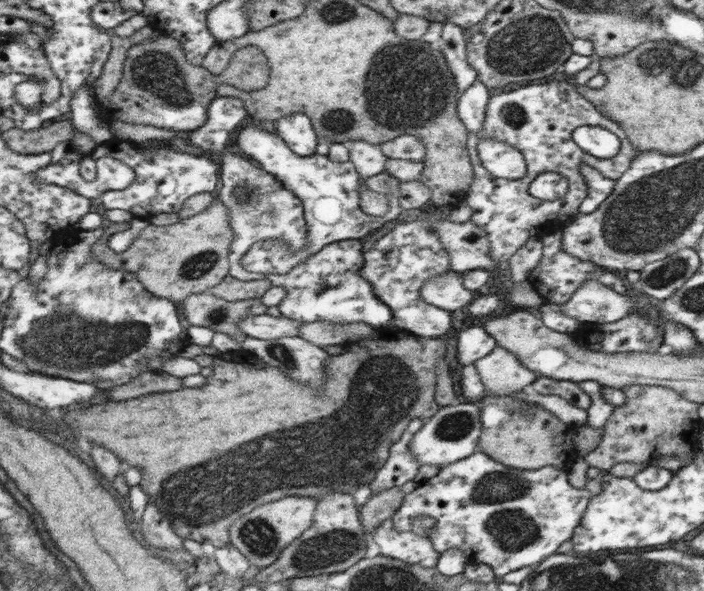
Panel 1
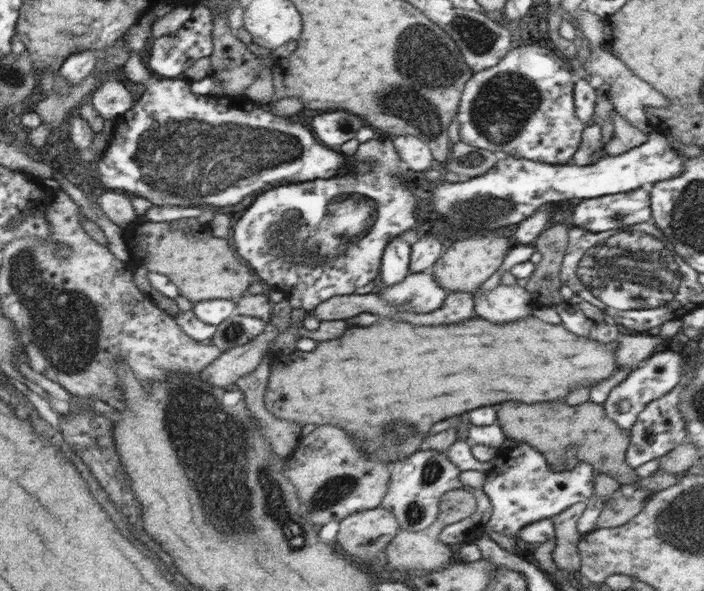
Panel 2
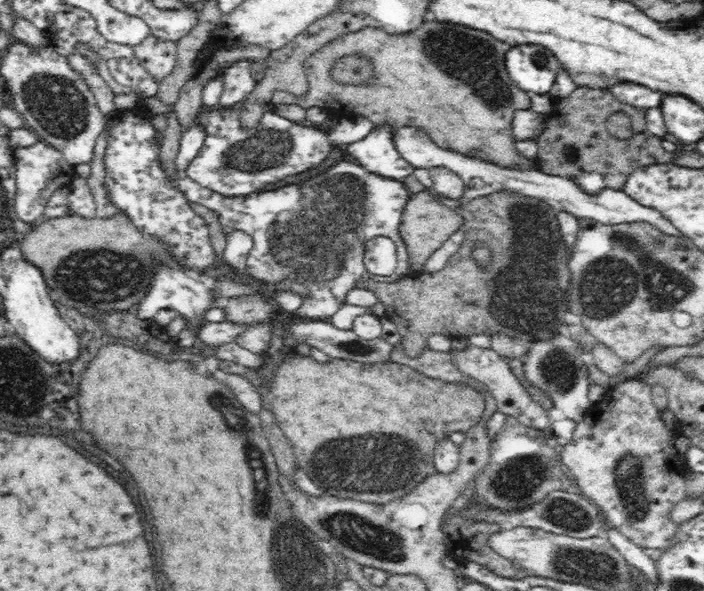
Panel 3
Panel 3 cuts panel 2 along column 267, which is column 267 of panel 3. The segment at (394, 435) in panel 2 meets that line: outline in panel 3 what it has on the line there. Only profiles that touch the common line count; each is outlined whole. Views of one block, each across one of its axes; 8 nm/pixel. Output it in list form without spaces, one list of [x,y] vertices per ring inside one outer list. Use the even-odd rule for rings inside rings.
[[[294,352],[282,360],[277,370],[272,384],[261,388],[256,384],[262,404],[276,414],[302,470],[318,488],[336,498],[382,505],[406,496],[420,481],[437,471],[433,466],[436,445],[454,432],[470,431],[486,409],[484,395],[474,388],[430,379],[422,372],[392,361],[374,366],[348,360],[320,364],[311,356]],[[394,388],[400,390],[396,392]],[[414,396],[420,396],[420,400]],[[419,403],[422,404],[422,414],[418,414],[420,422],[414,424],[412,416],[410,422],[404,422],[402,418],[408,414],[408,408]],[[418,426],[420,436],[416,436]],[[404,432],[406,440],[400,440]]]

